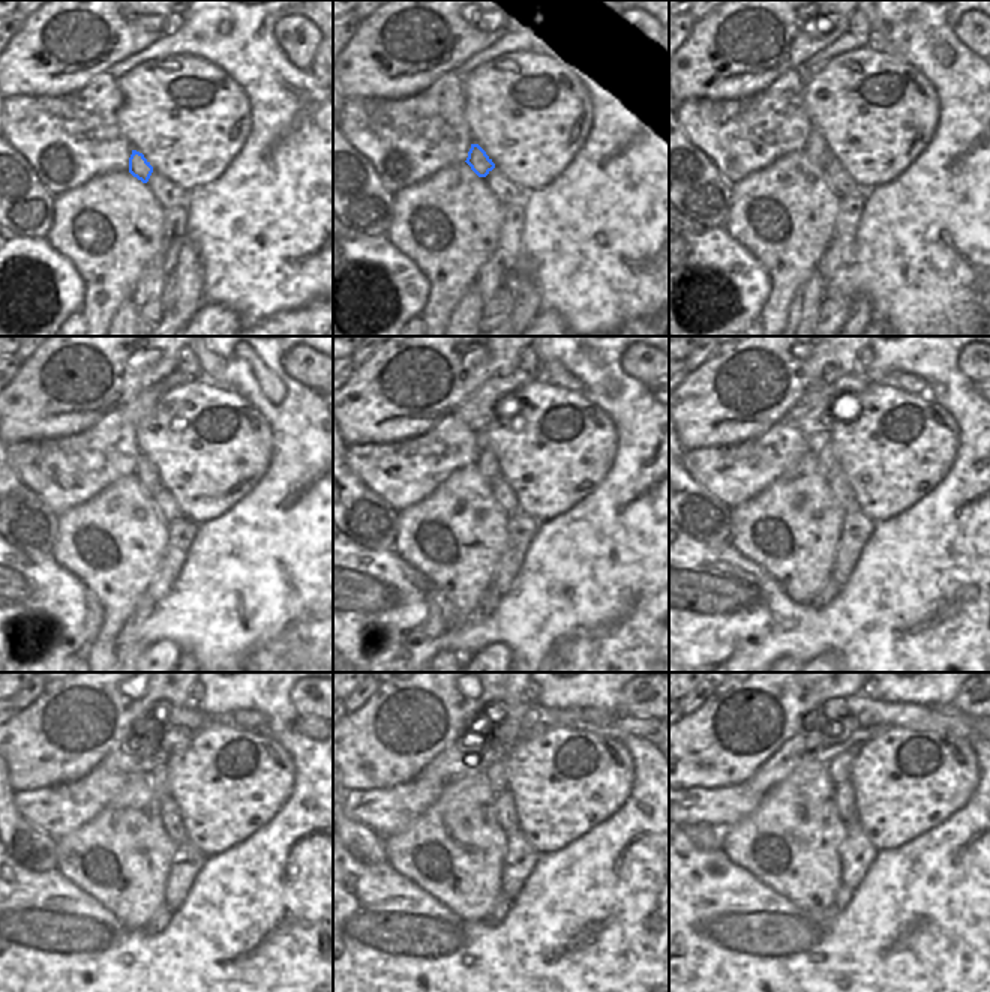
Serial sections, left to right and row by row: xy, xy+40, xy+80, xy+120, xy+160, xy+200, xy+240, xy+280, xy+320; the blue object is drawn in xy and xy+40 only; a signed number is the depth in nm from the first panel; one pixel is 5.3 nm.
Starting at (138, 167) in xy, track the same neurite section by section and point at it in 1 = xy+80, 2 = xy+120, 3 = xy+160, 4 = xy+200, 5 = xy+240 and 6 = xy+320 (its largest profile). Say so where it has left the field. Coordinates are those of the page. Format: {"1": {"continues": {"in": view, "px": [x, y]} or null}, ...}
{"1": {"continues": {"in": "xy+80", "px": [816, 149]}}, "2": {"continues": {"in": "xy+120", "px": [146, 473]}}, "3": {"continues": {"in": "xy+160", "px": [486, 462]}}, "4": {"continues": {"in": "xy+200", "px": [825, 458]}}, "5": {"continues": {"in": "xy+240", "px": [159, 775]}}, "6": {"continues": {"in": "xy+320", "px": [839, 769]}}}

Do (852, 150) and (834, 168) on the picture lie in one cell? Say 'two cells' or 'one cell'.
two cells

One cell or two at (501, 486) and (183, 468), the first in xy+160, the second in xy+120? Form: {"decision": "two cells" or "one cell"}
{"decision": "two cells"}

